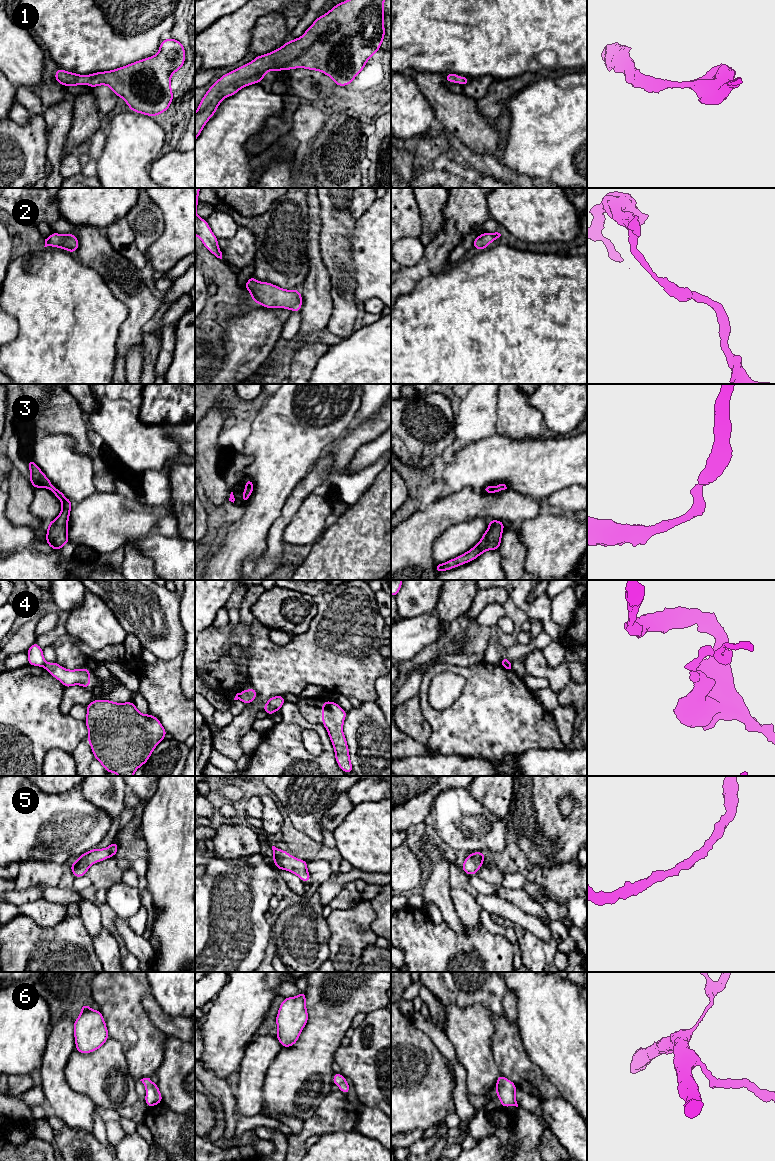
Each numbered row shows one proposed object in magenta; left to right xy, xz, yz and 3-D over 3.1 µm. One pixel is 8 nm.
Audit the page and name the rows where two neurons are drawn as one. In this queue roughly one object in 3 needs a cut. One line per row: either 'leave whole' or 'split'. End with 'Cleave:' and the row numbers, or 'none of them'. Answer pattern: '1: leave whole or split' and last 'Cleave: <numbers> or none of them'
1: leave whole
2: leave whole
3: leave whole
4: split
5: leave whole
6: leave whole
Cleave: 4

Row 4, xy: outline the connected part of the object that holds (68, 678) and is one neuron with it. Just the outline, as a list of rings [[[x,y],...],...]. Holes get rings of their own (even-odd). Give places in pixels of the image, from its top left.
[[[45,663],[43,666],[53,677],[58,679],[66,688],[73,685],[81,685],[89,689],[90,669],[67,670],[58,663]]]

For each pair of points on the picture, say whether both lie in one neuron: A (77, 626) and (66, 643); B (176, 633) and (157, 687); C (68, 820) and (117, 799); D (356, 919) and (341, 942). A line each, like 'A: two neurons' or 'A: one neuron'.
A: two neurons
B: two neurons
C: two neurons
D: one neuron

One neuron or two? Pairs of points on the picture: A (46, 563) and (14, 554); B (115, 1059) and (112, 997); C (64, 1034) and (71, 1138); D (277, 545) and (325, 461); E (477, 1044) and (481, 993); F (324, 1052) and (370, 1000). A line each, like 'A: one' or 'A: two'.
A: one
B: two
C: two
D: one
E: two
F: one

